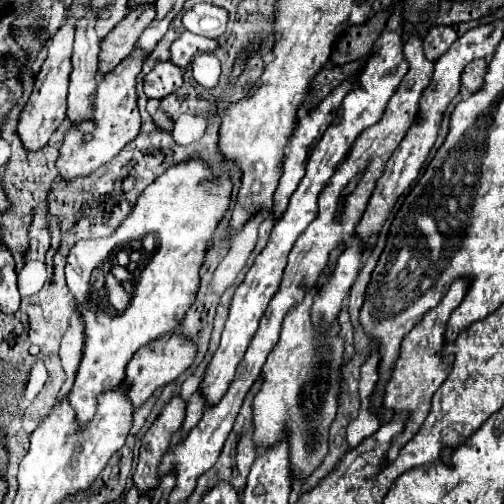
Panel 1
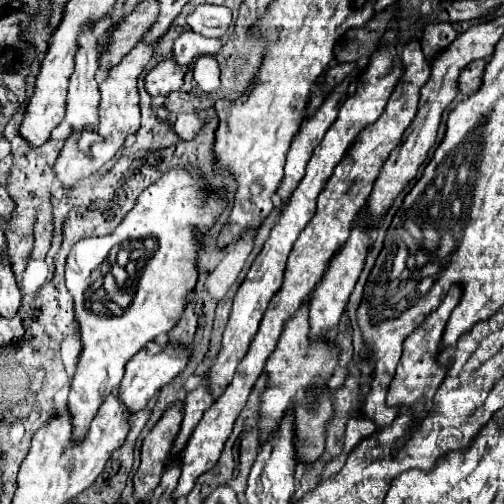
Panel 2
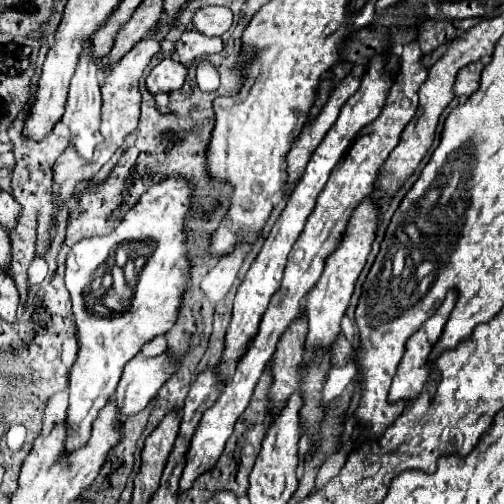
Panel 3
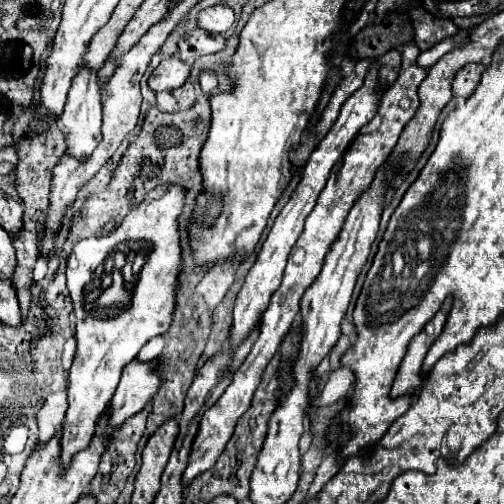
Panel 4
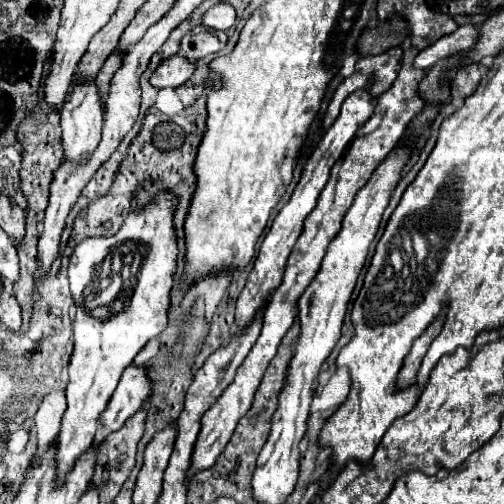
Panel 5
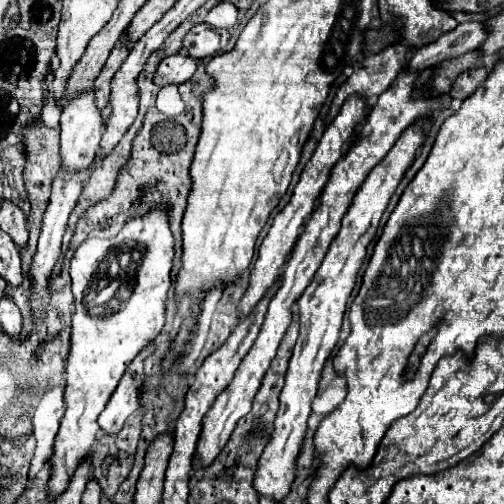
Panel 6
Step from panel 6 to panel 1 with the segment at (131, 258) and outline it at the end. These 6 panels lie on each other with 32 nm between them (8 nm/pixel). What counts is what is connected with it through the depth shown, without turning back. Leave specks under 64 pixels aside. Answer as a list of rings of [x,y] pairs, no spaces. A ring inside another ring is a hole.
[[[186,160],[168,168],[140,194],[136,206],[114,230],[114,234],[106,238],[80,240],[72,246],[66,258],[66,282],[76,298],[78,314],[84,322],[84,354],[74,378],[74,386],[68,394],[68,402],[76,412],[78,426],[86,426],[92,420],[98,406],[98,396],[116,388],[124,380],[124,370],[126,398],[132,408],[138,410],[158,388],[176,380],[192,364],[196,356],[196,346],[192,342],[174,334],[164,342],[156,338],[160,334],[174,332],[196,298],[202,258],[216,224],[228,210],[230,188],[232,184],[228,178],[214,178],[214,174],[210,174],[200,160]]]

